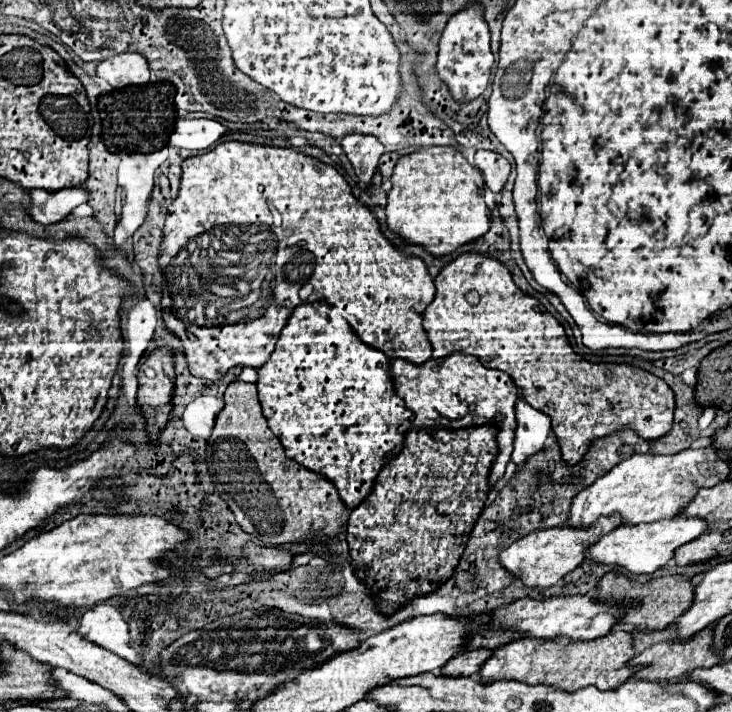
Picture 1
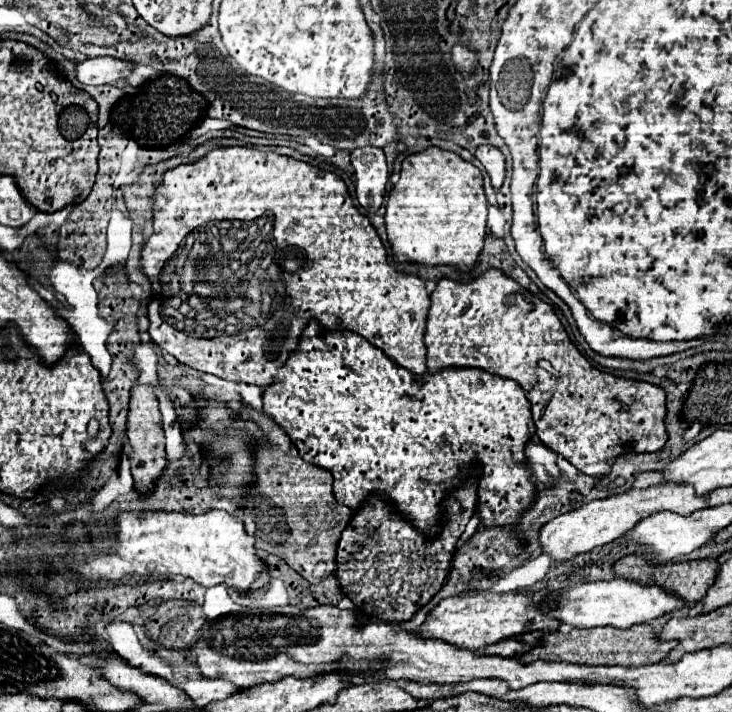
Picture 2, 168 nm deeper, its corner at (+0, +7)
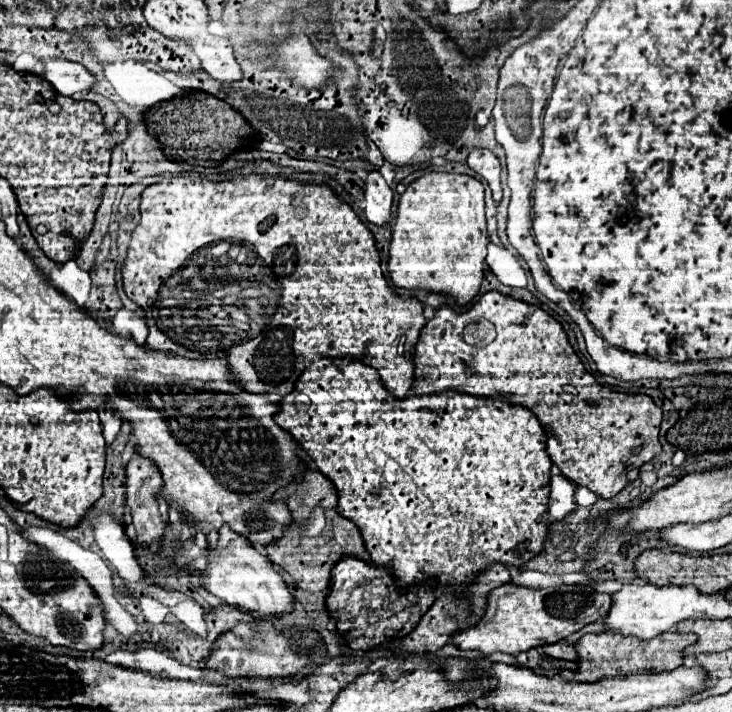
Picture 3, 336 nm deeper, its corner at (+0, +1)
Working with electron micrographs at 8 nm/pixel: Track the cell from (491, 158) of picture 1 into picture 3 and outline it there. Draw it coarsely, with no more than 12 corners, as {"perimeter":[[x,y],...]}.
{"perimeter":[[472,150],[466,164],[488,182],[500,202],[500,160],[490,150]]}

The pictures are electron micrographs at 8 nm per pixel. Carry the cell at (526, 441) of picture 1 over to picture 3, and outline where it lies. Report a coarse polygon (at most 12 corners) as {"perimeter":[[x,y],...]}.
{"perimeter":[[550,476],[548,520],[556,522],[576,508],[574,484]]}

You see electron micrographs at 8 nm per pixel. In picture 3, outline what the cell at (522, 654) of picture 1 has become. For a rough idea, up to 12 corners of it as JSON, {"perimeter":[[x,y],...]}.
{"perimeter":[[586,634],[566,680],[674,670],[694,634]]}

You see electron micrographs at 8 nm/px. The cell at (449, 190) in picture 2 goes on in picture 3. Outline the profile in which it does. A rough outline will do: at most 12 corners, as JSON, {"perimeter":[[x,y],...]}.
{"perimeter":[[426,172],[400,194],[388,272],[468,304],[484,186]]}

